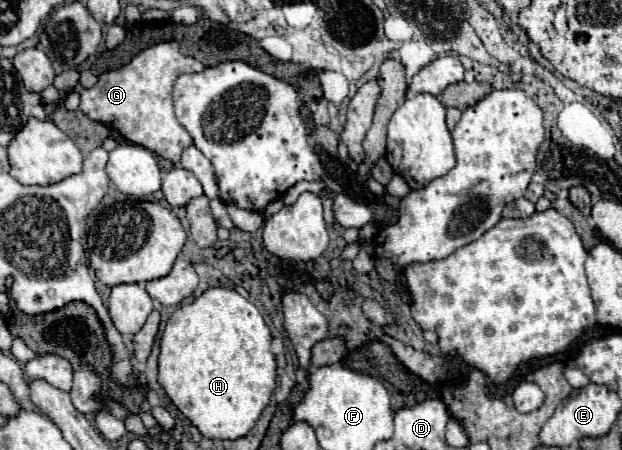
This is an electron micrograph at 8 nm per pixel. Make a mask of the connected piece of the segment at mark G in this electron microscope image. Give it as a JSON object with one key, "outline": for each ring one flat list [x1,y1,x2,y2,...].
{"outline":[[175,40,150,46,145,52,137,54,127,66,103,72,93,88,81,88,79,110,93,122,101,122,119,130,121,136,125,136,129,142,139,144,177,164,181,152,189,148,193,140,175,118,171,88,177,76,187,72,201,72,203,68,203,62,197,58,181,54,181,48]]}

